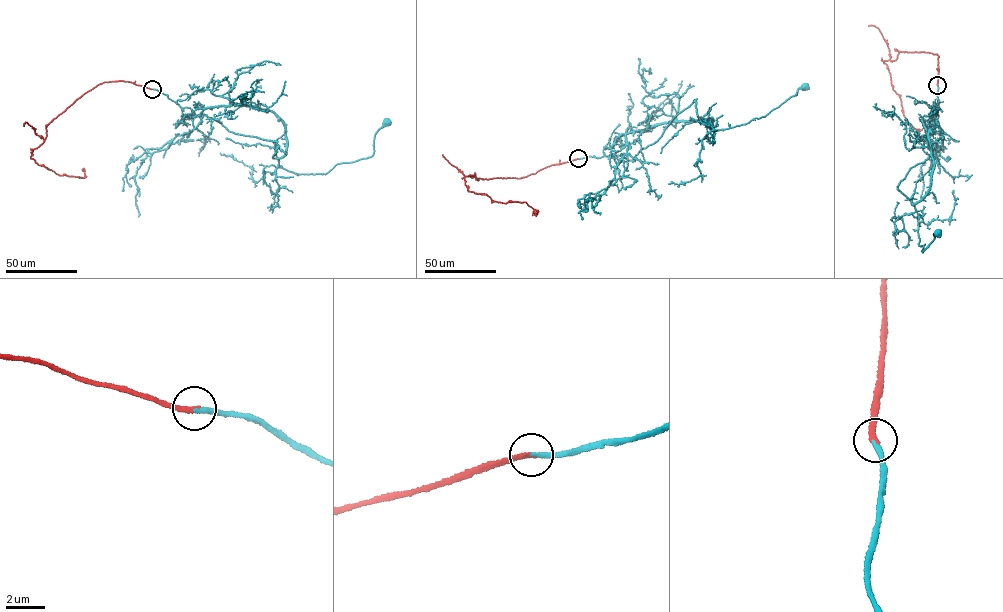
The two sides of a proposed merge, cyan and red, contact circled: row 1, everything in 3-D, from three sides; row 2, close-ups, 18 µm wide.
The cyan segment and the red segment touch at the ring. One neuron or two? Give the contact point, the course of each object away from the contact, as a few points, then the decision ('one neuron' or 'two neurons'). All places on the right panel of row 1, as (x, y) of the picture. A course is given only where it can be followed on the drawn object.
place (937, 85); course cyan (937, 85), (935, 117), (943, 137), (897, 189), (919, 217), (922, 252), (938, 234); course red (937, 85), (937, 54), (900, 51), (896, 59), (881, 60), (887, 66), (907, 121), (918, 130), (923, 124); one neuron

